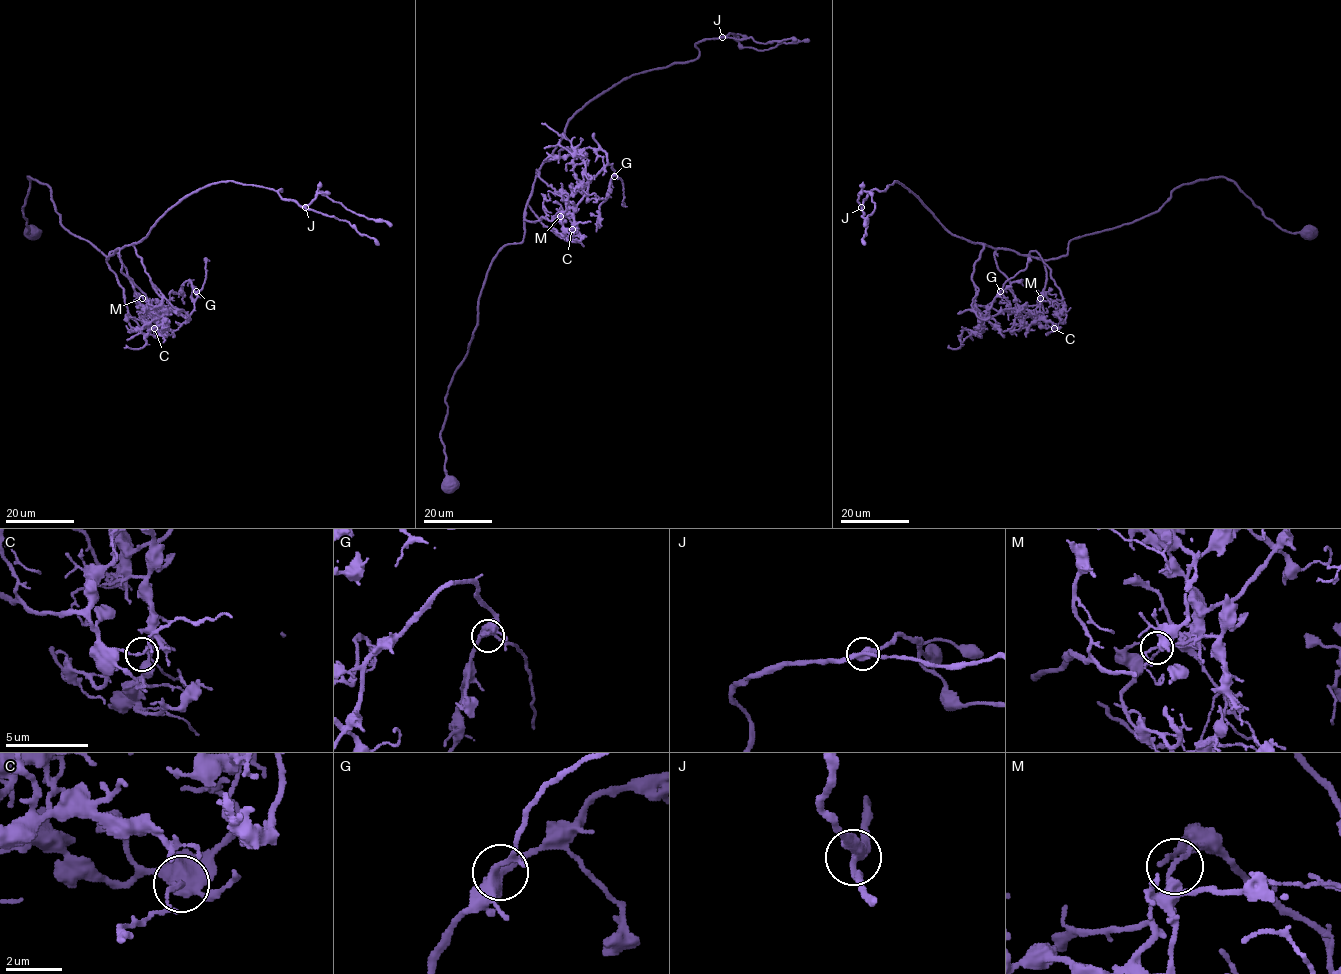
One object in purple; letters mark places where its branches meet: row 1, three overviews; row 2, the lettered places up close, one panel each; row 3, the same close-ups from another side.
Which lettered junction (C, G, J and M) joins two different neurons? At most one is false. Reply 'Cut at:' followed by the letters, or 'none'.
Cut at: M

